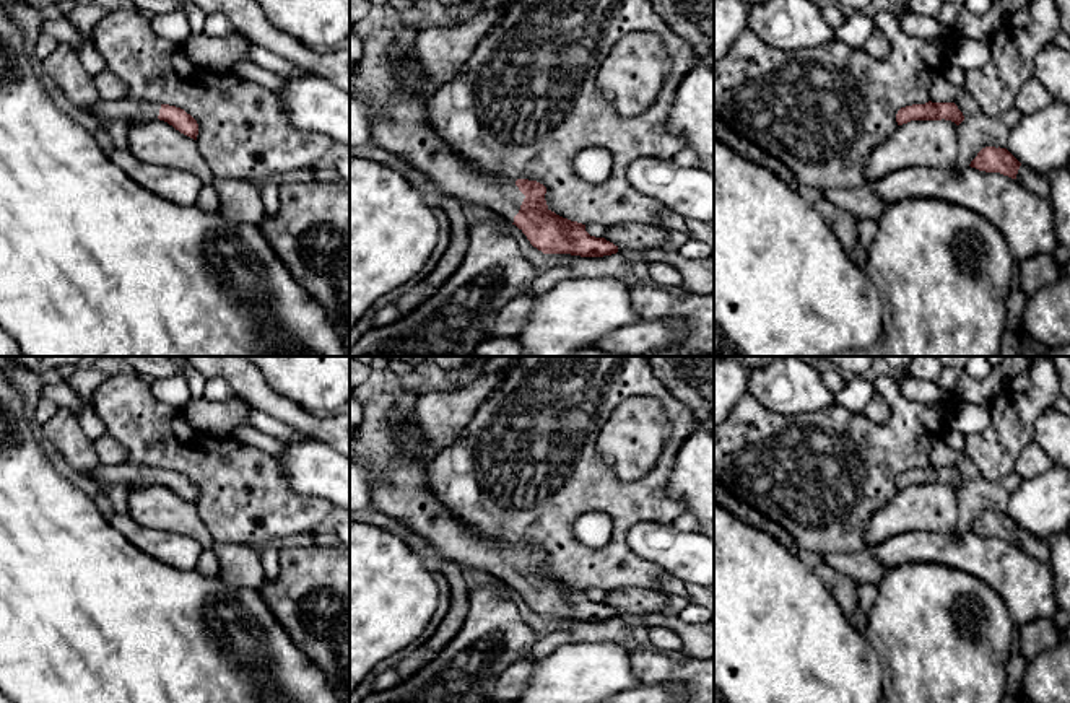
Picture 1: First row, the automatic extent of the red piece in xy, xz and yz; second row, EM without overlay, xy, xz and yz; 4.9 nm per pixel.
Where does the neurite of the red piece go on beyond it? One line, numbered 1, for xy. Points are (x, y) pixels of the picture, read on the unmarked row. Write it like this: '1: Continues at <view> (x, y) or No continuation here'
1: Continues at xy (129, 474)

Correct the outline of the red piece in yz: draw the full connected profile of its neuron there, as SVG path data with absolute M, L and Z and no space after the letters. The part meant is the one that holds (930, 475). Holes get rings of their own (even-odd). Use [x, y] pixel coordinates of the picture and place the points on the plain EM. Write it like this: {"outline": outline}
{"outline": "M925 467L901 472L896 478L898 490L911 485L951 485L959 490L964 485L963 477L955 467Z"}

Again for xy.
{"outline": "M124 462L117 465L98 465L98 469L88 474L89 478L106 483L124 483L128 488L138 485L159 483L172 490L181 498L197 504L198 488L184 474L169 469L151 469L148 465Z"}

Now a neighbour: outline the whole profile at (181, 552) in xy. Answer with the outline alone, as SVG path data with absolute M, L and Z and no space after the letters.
M115 514L109 519L132 545L158 561L176 570L195 570L203 547L182 534L145 529L128 514Z

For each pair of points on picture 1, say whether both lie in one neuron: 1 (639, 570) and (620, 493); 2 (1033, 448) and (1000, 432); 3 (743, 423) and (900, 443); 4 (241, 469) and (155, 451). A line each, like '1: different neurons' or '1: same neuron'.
1: same neuron
2: different neurons
3: same neuron
4: same neuron

